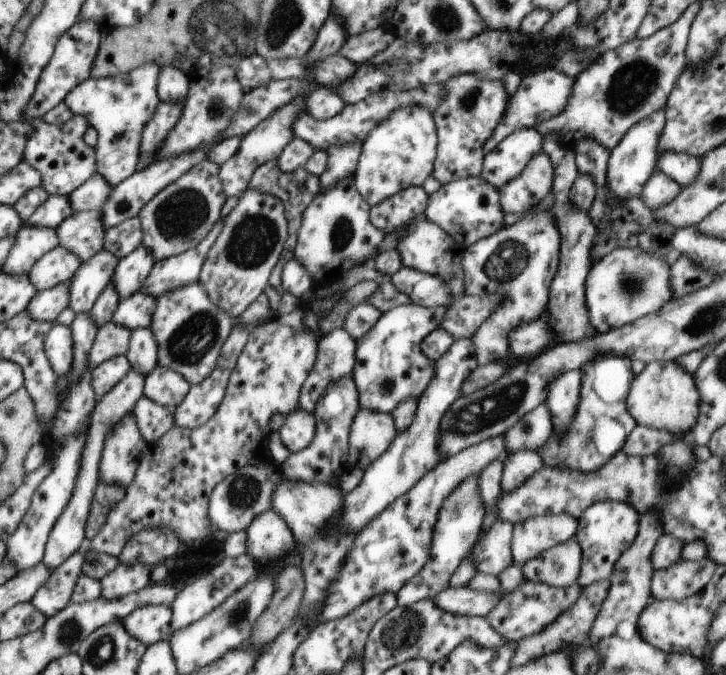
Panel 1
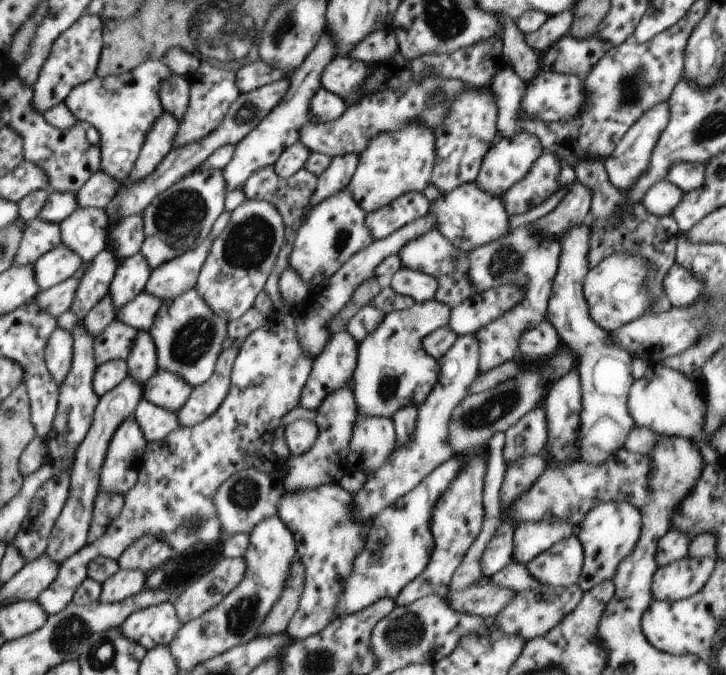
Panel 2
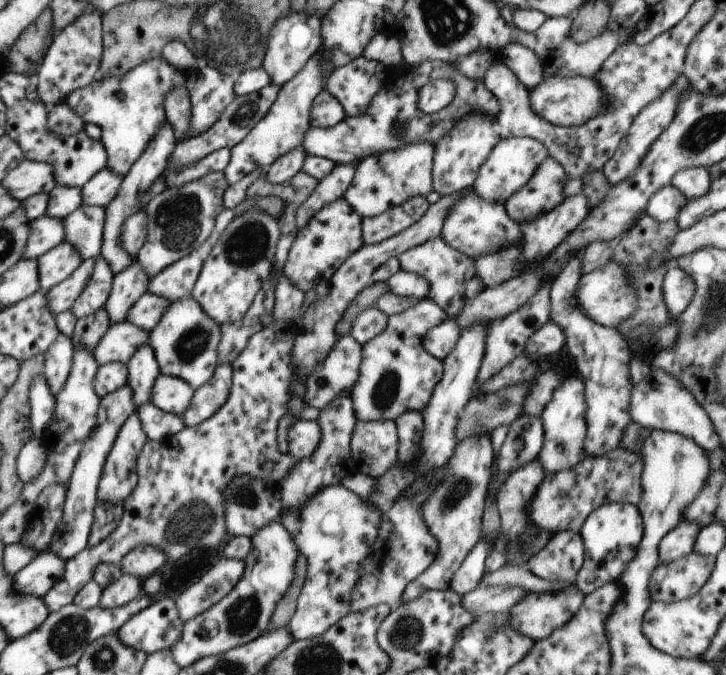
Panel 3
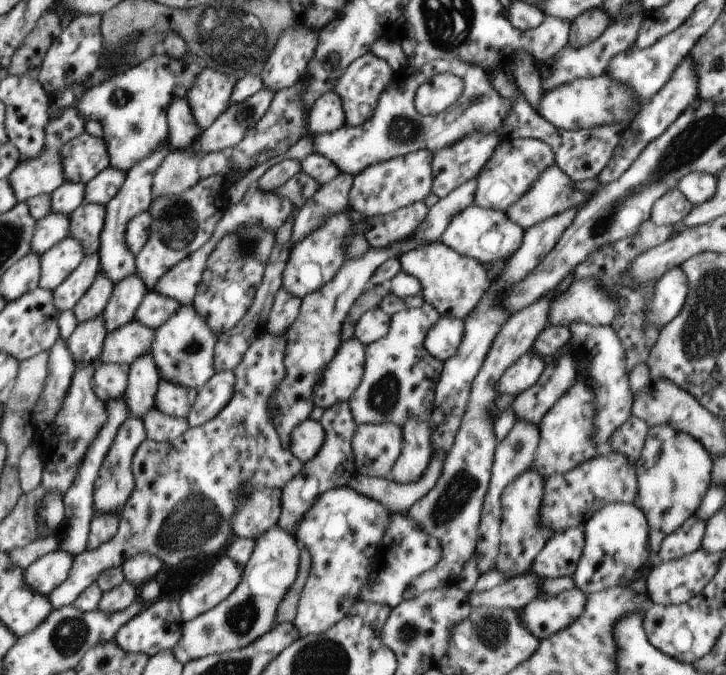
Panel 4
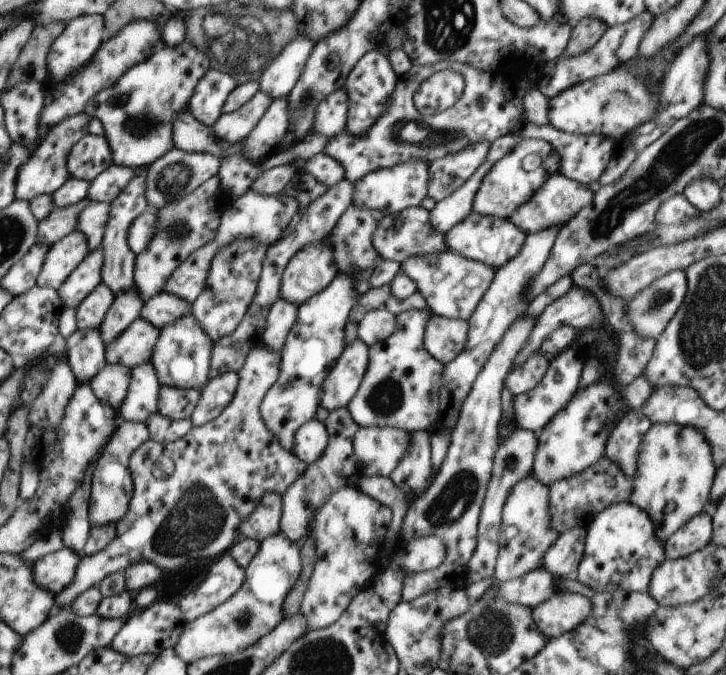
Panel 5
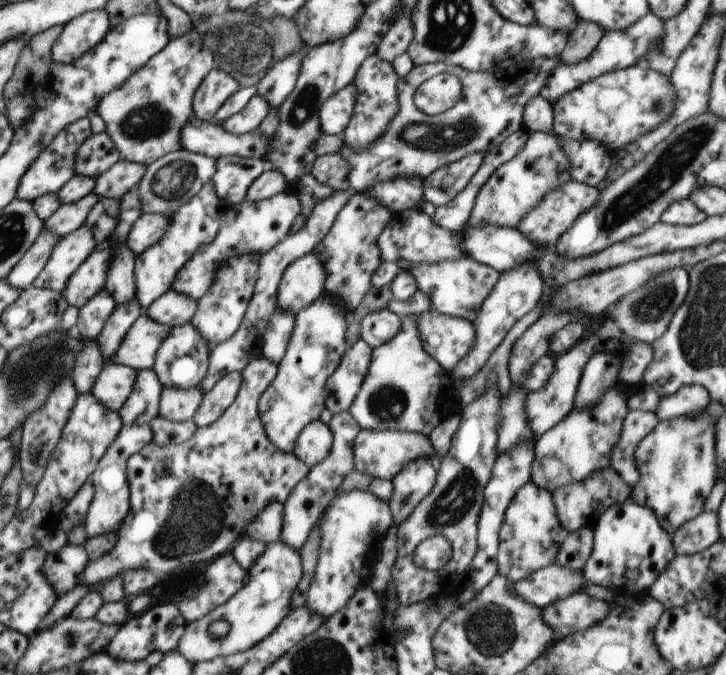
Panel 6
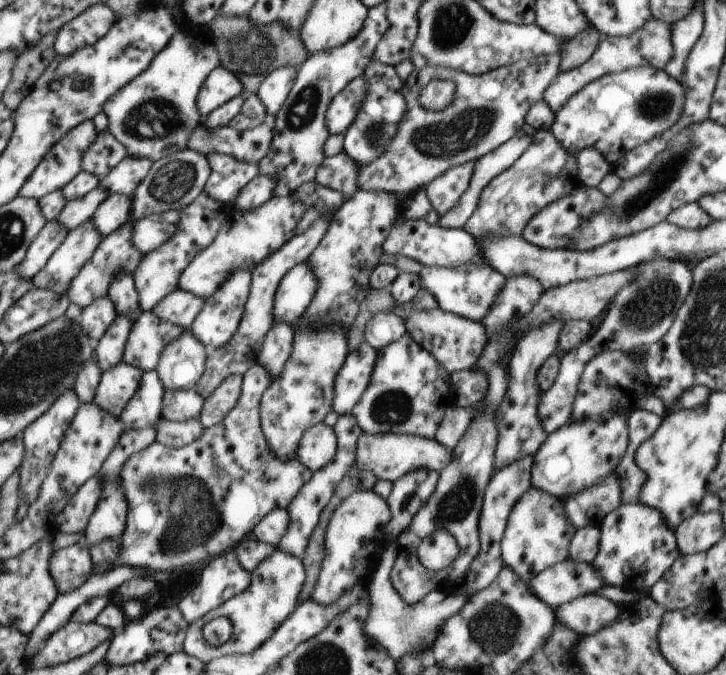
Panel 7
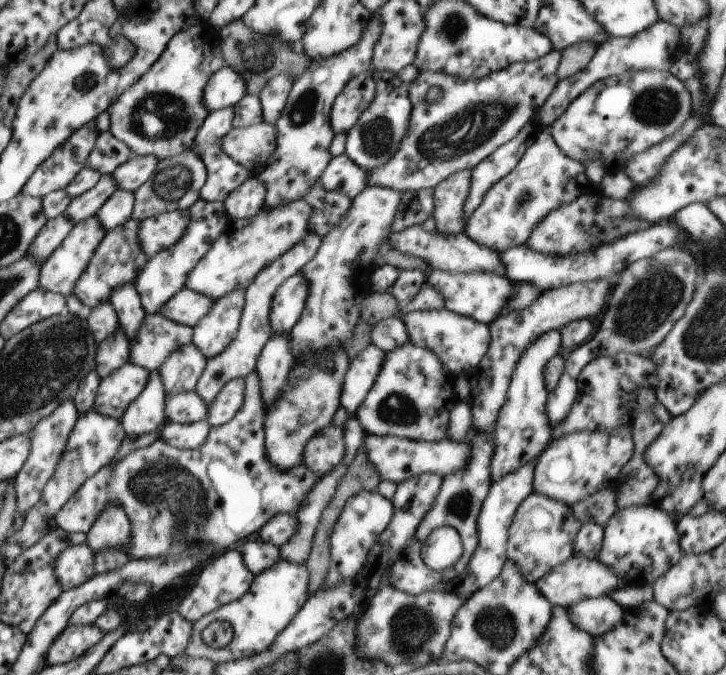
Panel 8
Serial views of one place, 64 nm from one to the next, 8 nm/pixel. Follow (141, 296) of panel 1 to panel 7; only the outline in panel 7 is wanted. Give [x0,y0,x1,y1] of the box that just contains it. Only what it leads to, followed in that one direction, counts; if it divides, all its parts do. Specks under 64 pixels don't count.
[152,290,204,329]

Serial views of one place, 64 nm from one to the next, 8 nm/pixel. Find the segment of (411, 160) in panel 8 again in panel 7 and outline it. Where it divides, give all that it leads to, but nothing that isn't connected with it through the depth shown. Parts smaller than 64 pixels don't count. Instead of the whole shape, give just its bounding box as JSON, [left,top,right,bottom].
[357,54,560,194]

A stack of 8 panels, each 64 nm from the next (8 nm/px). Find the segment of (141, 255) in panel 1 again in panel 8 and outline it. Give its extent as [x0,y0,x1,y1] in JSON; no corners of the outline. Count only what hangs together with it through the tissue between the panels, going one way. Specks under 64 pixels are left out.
[96,326,130,379]

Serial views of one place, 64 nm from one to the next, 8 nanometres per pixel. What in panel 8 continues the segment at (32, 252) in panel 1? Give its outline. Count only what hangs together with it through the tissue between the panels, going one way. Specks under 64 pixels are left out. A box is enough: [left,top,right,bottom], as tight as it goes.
[63,176,119,225]

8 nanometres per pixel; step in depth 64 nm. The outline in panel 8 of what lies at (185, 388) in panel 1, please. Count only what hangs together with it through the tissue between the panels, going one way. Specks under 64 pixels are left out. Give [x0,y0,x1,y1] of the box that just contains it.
[164,391,208,424]

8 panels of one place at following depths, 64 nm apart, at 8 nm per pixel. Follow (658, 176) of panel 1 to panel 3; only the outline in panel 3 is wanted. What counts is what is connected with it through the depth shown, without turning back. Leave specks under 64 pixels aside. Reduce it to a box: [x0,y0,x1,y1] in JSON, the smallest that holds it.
[646,184,687,223]

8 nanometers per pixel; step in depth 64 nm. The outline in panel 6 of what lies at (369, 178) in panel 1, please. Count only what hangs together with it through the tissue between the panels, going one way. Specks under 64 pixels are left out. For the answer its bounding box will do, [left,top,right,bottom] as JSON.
[366,177,424,213]

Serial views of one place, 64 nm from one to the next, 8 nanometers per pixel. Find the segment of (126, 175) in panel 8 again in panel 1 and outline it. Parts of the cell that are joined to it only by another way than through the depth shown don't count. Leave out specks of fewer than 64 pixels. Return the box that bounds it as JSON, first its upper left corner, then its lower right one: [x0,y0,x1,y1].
[69,172,114,212]

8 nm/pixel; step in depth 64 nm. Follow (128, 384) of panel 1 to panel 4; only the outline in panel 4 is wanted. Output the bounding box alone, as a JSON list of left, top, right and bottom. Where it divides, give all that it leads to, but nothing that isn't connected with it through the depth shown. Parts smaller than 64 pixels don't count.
[55,395,130,556]

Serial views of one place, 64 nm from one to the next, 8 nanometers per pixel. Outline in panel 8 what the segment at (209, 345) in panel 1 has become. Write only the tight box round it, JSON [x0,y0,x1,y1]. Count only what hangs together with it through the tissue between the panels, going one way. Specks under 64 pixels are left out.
[158,342,206,394]

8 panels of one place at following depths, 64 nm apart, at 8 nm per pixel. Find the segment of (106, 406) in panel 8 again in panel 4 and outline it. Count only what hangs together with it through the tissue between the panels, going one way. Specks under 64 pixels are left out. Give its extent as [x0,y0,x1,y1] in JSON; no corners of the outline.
[92,363,130,404]

